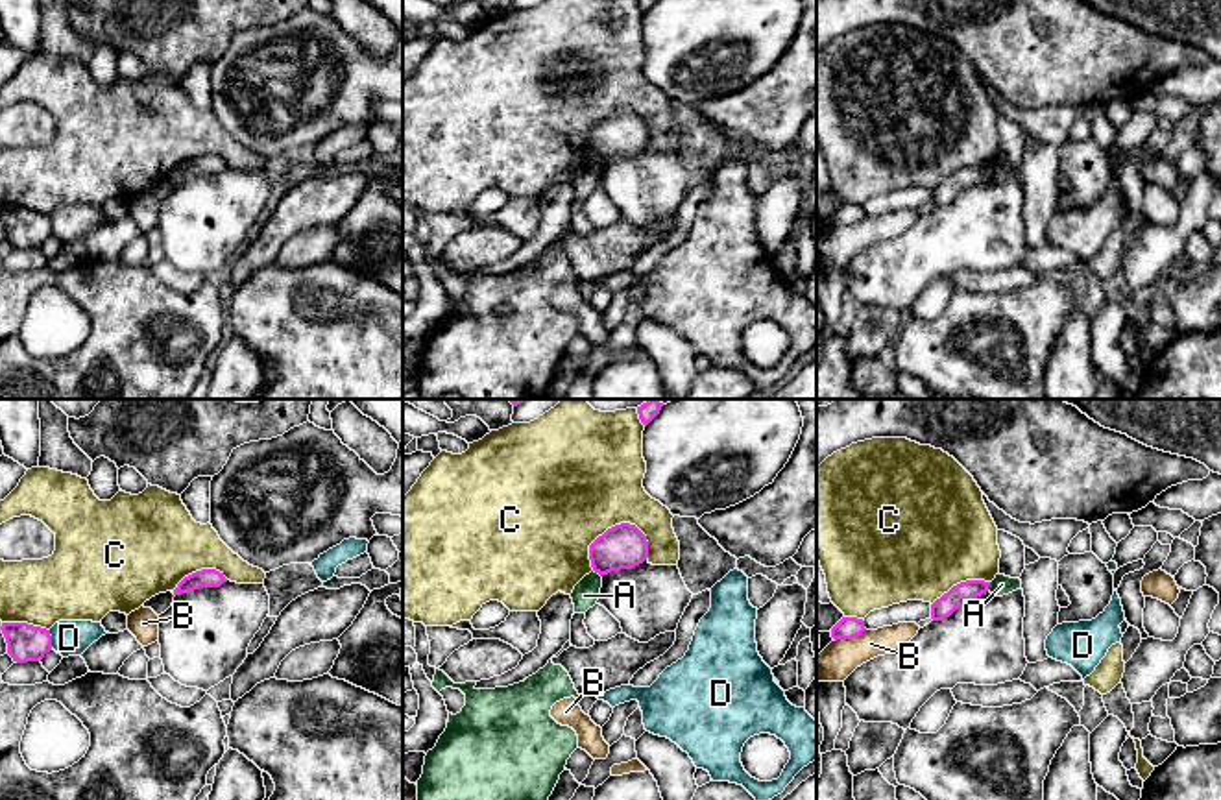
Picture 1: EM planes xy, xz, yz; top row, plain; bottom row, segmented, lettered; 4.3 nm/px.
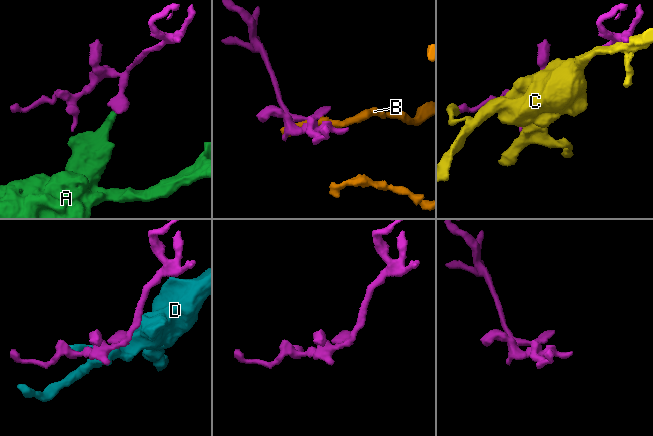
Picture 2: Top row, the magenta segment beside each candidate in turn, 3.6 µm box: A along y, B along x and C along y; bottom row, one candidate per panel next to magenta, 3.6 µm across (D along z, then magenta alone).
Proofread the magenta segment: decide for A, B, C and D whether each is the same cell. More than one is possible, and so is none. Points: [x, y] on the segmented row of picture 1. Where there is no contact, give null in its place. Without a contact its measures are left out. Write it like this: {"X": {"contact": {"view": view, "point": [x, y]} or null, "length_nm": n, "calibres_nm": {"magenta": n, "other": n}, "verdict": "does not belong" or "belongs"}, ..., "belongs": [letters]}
{"A": {"contact": {"view": "xz", "point": [597, 571]}, "length_nm": 50, "calibres_nm": {"magenta": 190, "other": 120}, "verdict": "does not belong"}, "B": {"contact": {"view": "yz", "point": [850, 638]}, "length_nm": 150, "calibres_nm": {"magenta": 100, "other": 160}, "verdict": "does not belong"}, "C": {"contact": {"view": "xz", "point": [608, 529]}, "length_nm": 280, "calibres_nm": {"magenta": 190, "other": 500}, "verdict": "does not belong"}, "D": {"contact": {"view": "xy", "point": [50, 640]}, "length_nm": 80, "calibres_nm": {"magenta": 160, "other": 160}, "verdict": "does not belong"}, "belongs": []}

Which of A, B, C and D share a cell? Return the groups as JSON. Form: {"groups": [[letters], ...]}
{"groups": [["A"], ["B"], ["C"], ["D"]]}

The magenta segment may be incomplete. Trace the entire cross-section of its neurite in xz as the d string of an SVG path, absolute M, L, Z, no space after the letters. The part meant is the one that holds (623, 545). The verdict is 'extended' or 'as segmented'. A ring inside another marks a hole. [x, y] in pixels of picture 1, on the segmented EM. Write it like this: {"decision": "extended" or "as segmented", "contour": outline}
{"decision": "as segmented", "contour": "M630 523L608 528L589 545L589 560L595 573L632 569L648 558L647 536Z"}

